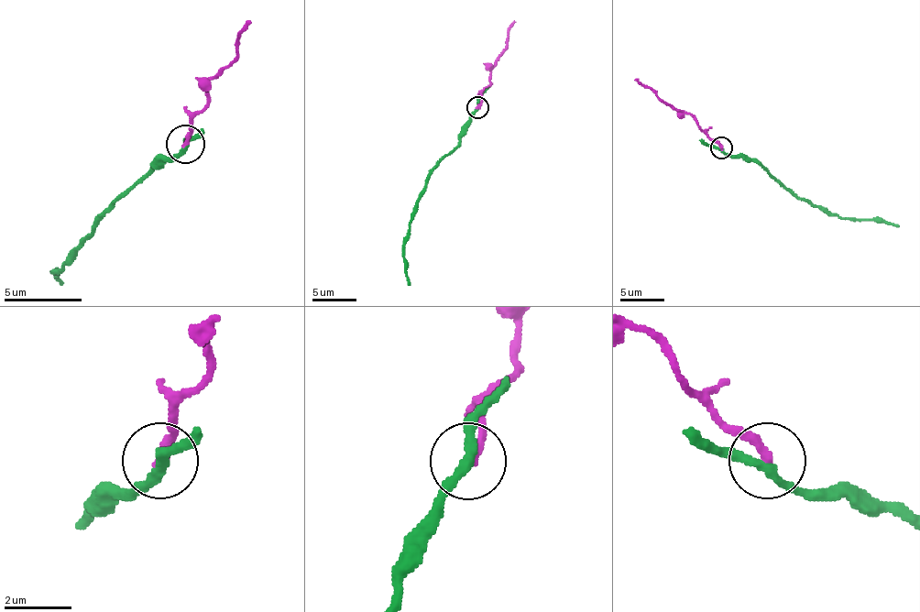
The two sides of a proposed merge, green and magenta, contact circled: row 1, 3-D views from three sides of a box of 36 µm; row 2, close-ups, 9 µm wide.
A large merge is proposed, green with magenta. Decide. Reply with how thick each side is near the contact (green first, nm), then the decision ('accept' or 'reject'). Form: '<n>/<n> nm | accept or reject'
280/320 nm | reject

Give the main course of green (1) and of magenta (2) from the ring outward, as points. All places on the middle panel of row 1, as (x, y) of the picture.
1: (477, 108), (460, 143), (432, 171), (410, 219), (405, 244), (405, 272), (410, 285)
2: (477, 108), (482, 92), (490, 83), (497, 58), (506, 47), (514, 20)

